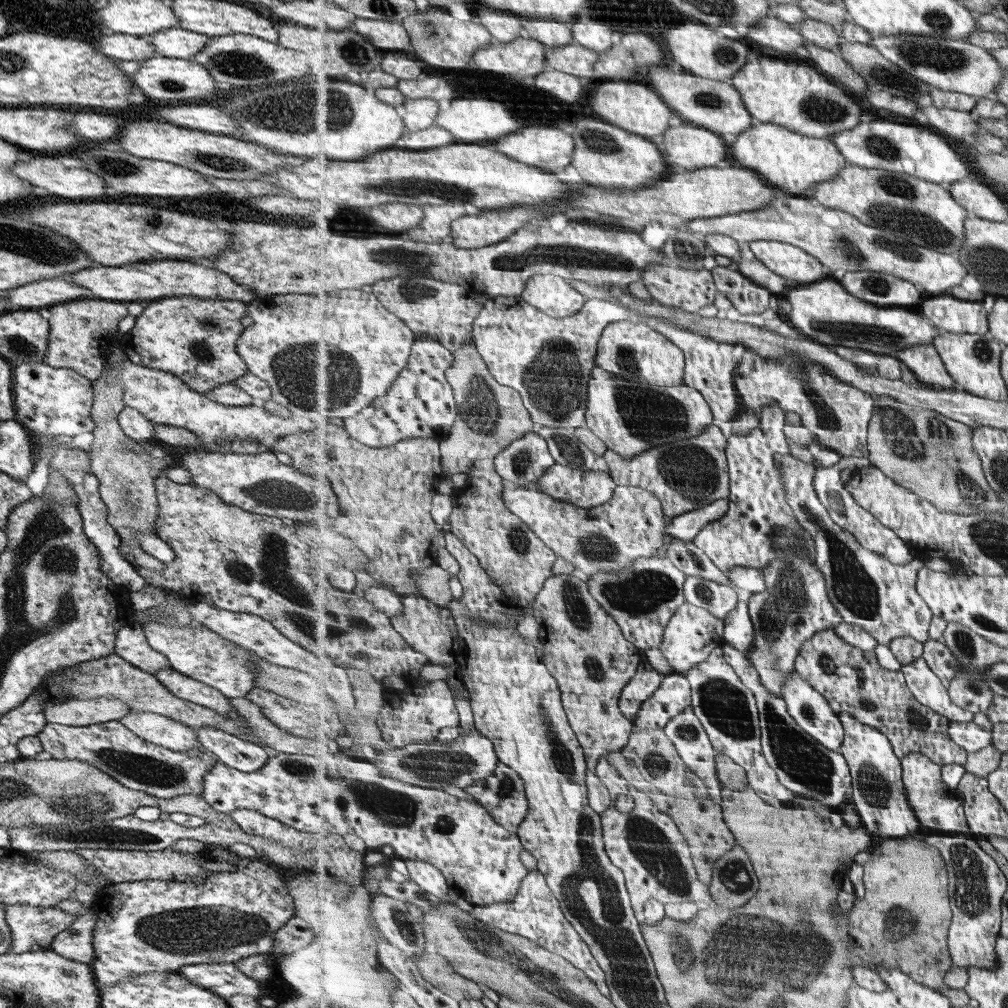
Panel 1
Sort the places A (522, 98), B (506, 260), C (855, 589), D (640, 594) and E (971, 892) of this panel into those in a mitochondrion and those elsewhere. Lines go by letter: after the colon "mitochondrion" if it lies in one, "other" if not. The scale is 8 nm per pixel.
A: other
B: mitochondrion
C: mitochondrion
D: mitochondrion
E: mitochondrion

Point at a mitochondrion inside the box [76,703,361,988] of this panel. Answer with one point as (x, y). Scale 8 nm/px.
(197, 930)

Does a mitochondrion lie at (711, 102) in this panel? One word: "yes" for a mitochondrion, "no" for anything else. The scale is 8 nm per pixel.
yes

